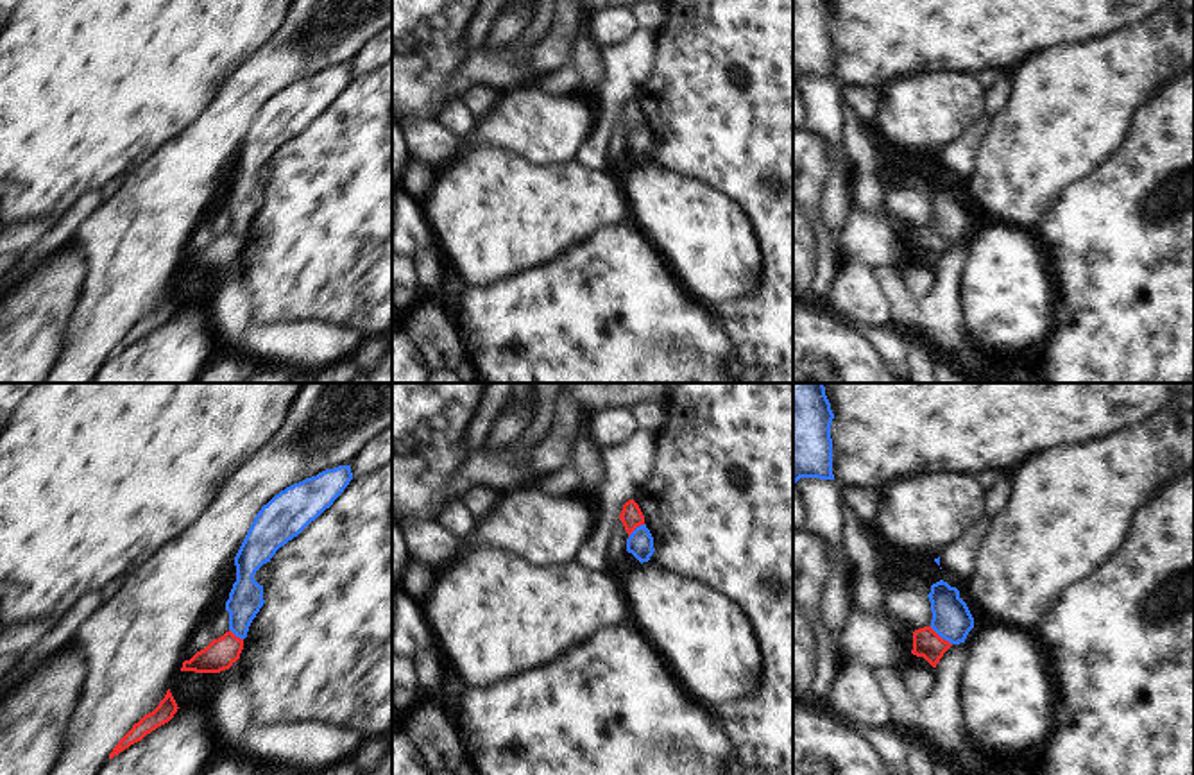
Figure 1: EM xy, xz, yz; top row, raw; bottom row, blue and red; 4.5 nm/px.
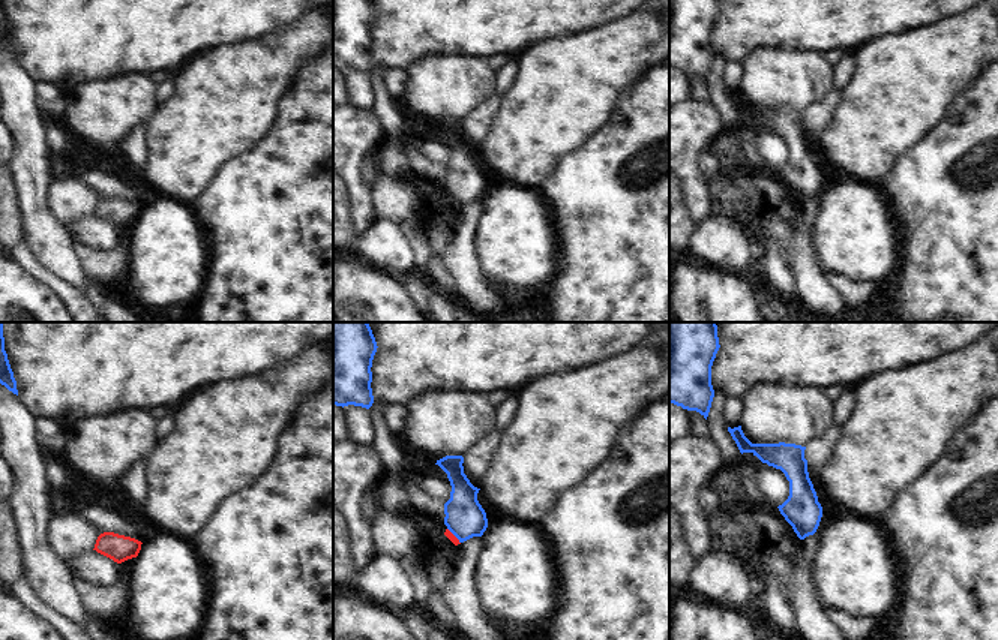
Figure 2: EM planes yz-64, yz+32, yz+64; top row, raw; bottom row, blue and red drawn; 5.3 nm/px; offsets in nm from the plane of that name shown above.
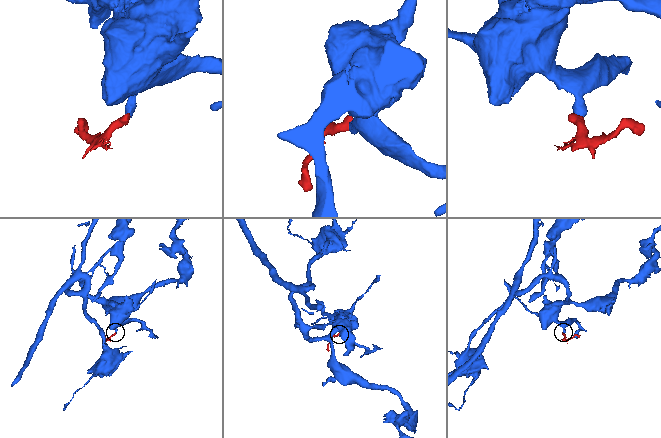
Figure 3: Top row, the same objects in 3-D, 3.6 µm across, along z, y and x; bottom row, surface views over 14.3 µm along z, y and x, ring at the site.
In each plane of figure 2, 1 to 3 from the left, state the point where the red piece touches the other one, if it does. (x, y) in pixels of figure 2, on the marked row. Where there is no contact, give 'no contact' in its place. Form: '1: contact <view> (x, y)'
1: no contact
2: contact yz+32 (453, 534)
3: no contact

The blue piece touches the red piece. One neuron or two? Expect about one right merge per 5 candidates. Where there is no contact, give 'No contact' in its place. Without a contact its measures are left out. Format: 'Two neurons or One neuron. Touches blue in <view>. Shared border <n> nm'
Two neurons. Touches blue in yz. Shared border 130 nm

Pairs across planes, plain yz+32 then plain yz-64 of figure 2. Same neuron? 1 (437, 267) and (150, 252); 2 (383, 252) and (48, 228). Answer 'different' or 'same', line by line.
1: different
2: same

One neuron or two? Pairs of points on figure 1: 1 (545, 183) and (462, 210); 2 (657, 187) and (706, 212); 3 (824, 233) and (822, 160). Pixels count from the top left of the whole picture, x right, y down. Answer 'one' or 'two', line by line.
1: one
2: one
3: one

